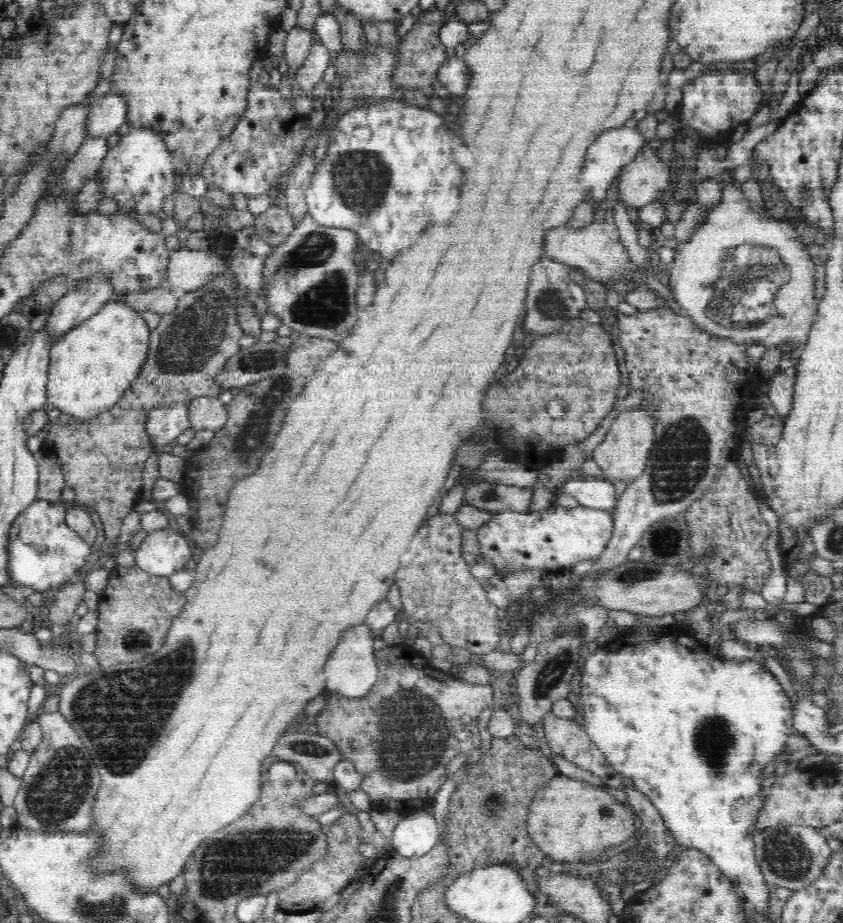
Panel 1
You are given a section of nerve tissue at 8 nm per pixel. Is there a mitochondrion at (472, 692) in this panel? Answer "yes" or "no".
no

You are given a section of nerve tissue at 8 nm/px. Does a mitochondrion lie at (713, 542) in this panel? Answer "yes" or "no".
yes

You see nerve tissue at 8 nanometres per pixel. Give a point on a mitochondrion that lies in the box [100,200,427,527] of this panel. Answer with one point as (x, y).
(323, 306)

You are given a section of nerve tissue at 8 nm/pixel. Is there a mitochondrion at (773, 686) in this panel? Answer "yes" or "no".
no

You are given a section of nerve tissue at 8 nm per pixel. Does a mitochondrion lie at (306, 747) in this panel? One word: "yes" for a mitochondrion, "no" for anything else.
yes

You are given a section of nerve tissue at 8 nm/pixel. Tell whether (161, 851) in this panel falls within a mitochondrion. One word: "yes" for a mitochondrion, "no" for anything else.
no

